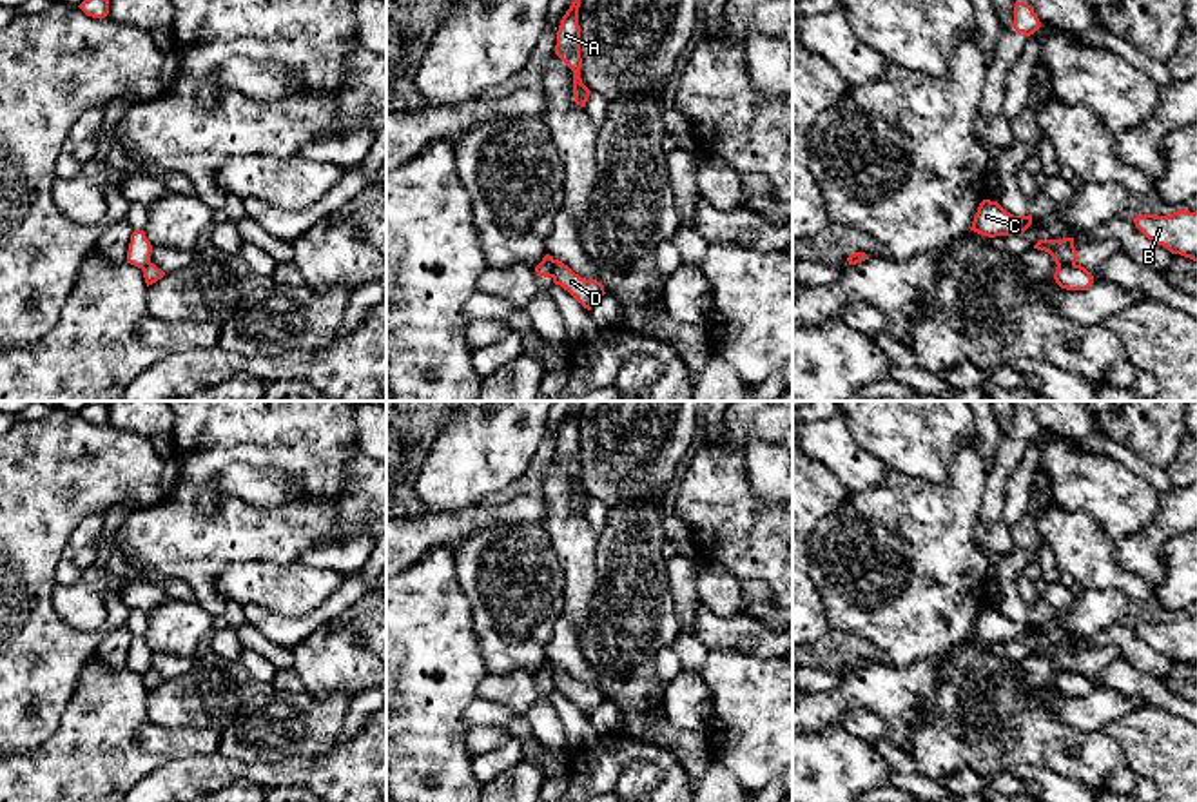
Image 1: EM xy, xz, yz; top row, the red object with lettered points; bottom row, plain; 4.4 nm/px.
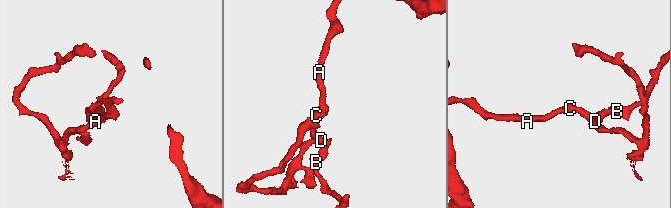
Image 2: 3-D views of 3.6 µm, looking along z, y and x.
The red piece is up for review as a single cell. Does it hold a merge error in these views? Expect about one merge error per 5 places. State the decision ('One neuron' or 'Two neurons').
Two neurons

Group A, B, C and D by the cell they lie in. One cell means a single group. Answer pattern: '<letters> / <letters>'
A C / B D

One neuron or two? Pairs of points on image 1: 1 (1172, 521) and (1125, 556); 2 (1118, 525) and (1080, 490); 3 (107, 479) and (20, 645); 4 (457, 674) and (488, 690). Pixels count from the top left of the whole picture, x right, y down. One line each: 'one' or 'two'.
1: one
2: one
3: one
4: two

